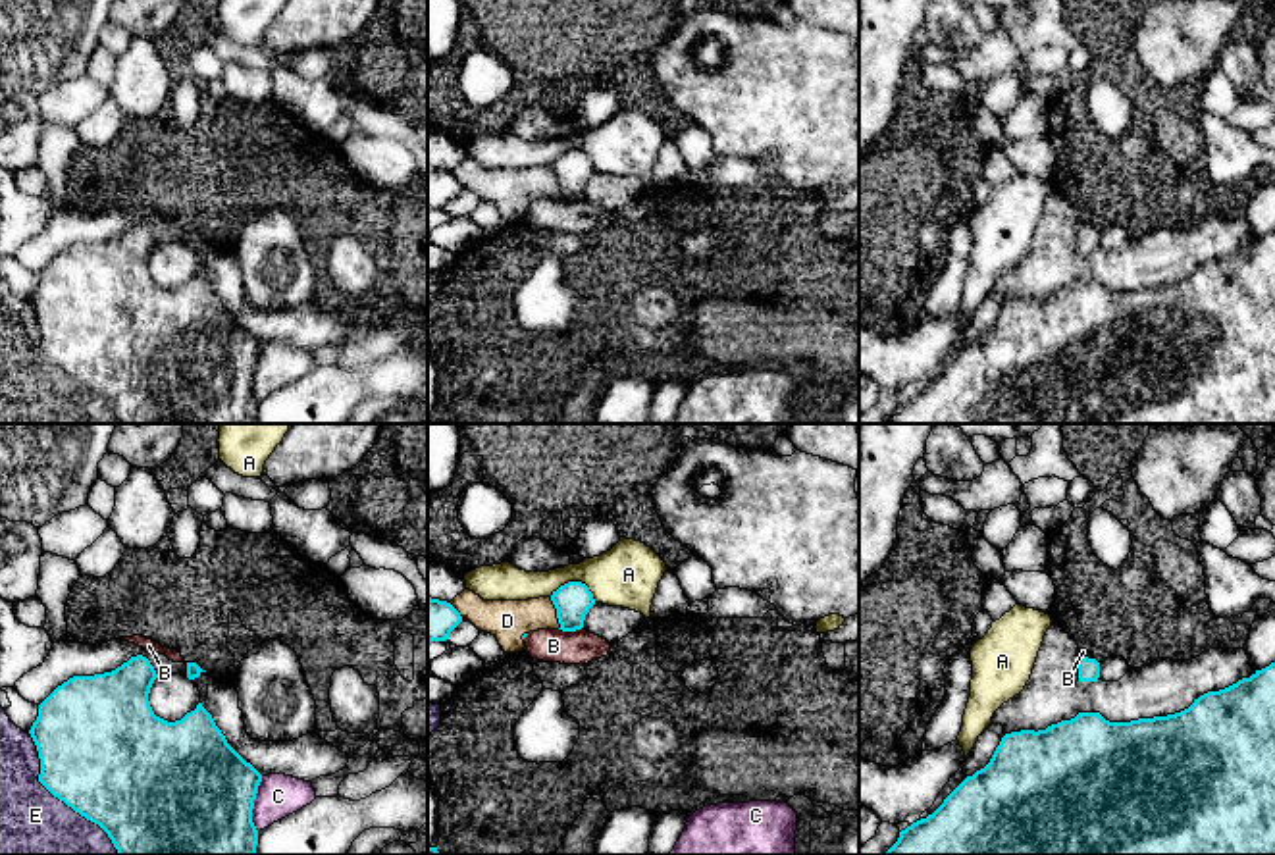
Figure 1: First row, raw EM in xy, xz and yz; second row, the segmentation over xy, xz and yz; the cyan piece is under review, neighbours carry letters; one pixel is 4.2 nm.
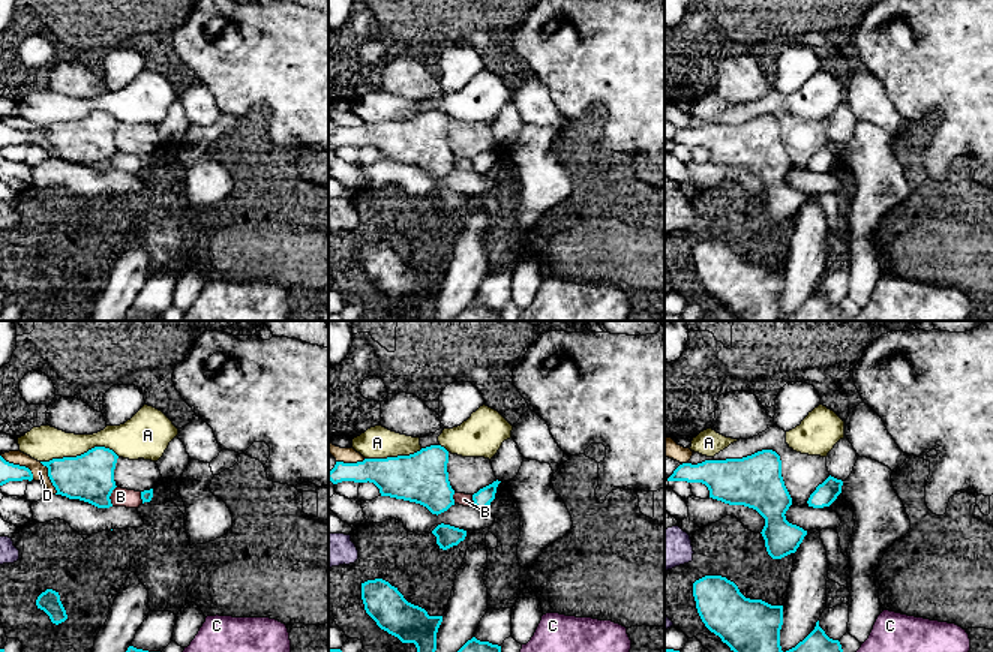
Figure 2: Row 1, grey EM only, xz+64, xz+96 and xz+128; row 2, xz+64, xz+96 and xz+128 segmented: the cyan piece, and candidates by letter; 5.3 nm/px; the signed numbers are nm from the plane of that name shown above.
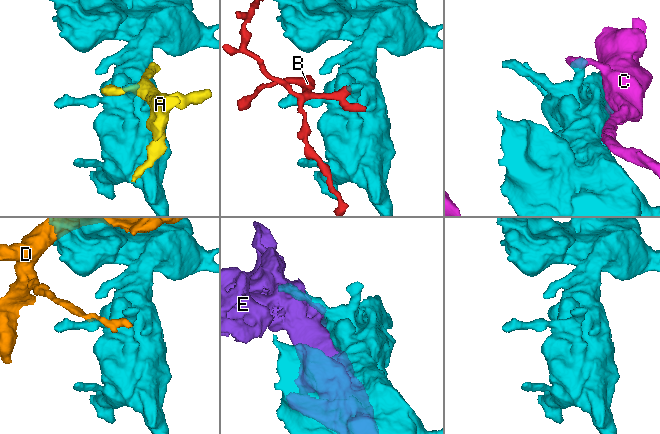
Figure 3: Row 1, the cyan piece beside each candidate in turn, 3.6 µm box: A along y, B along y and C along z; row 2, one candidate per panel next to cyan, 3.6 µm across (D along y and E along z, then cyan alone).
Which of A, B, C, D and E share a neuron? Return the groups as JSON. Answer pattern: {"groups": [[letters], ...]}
{"groups": [["A"], ["B"], ["C"], ["D"], ["E"]]}

